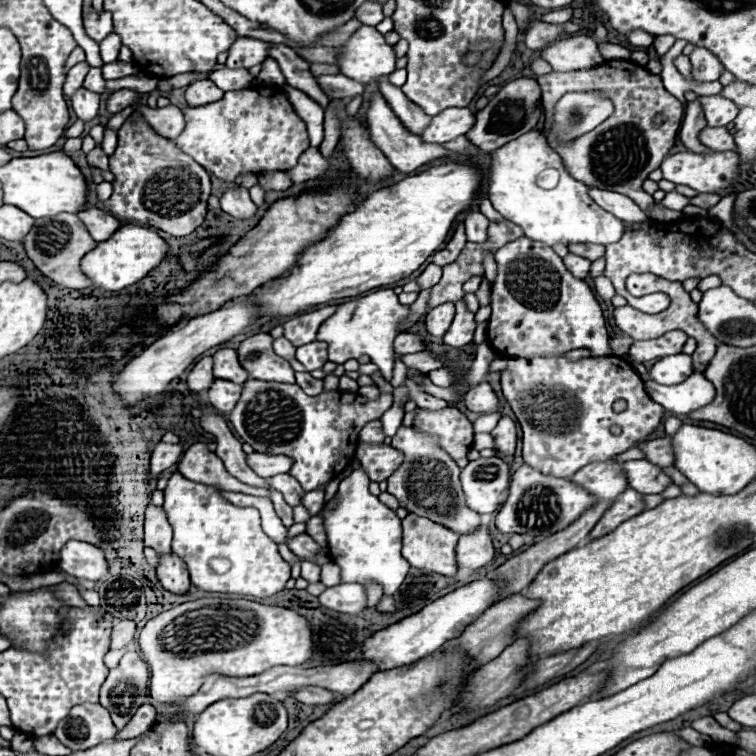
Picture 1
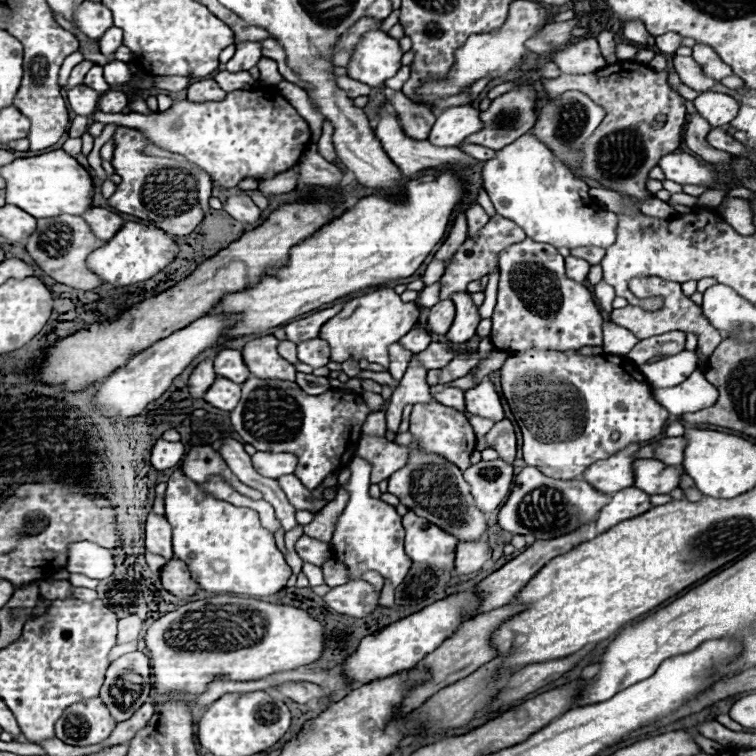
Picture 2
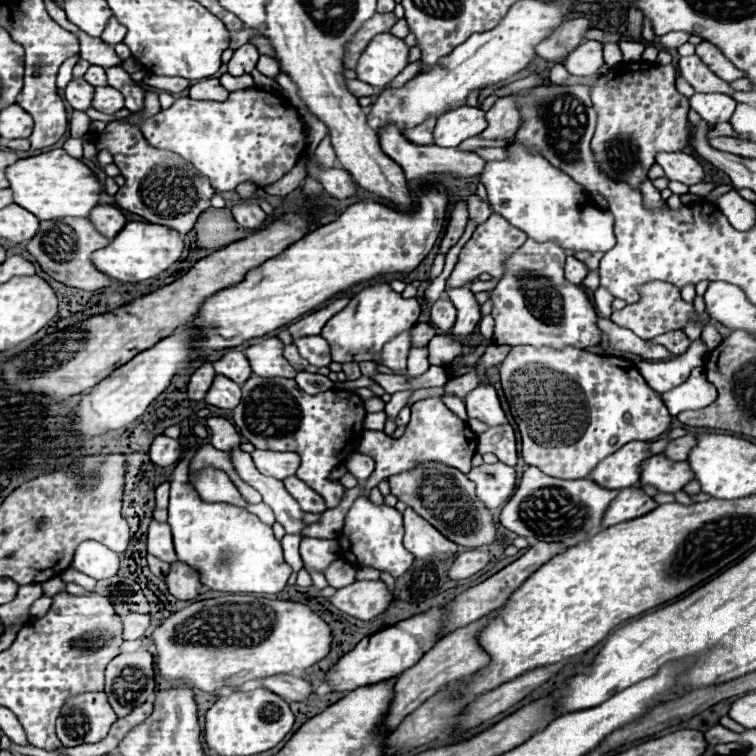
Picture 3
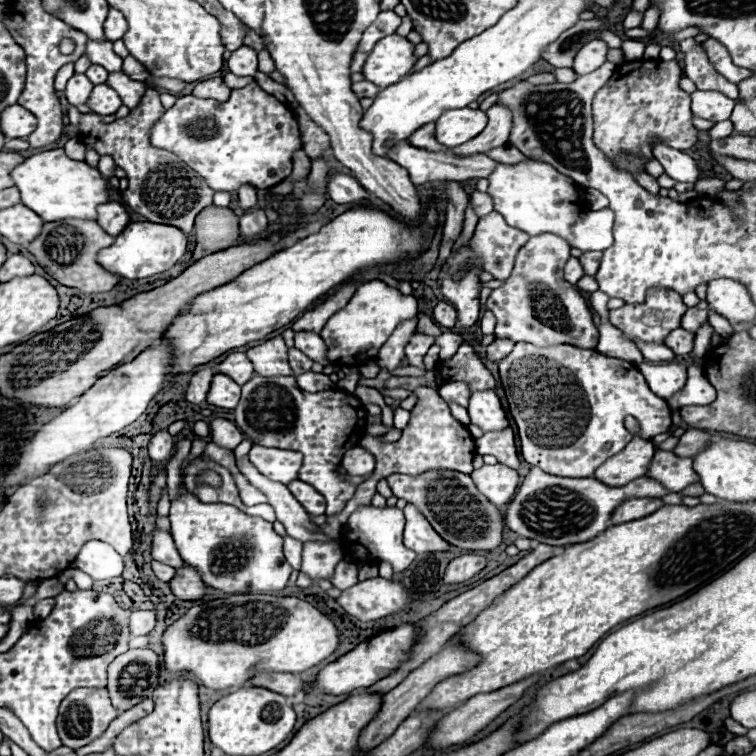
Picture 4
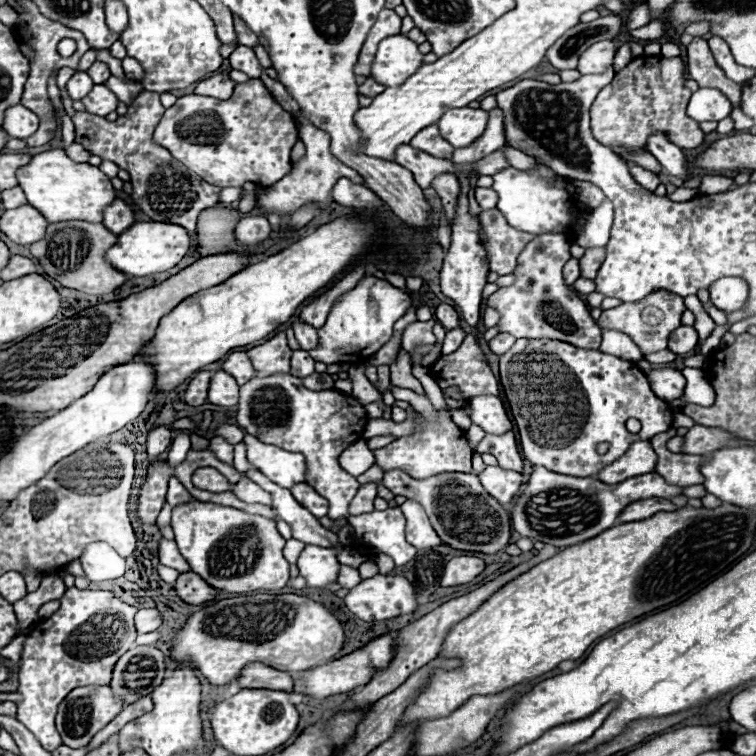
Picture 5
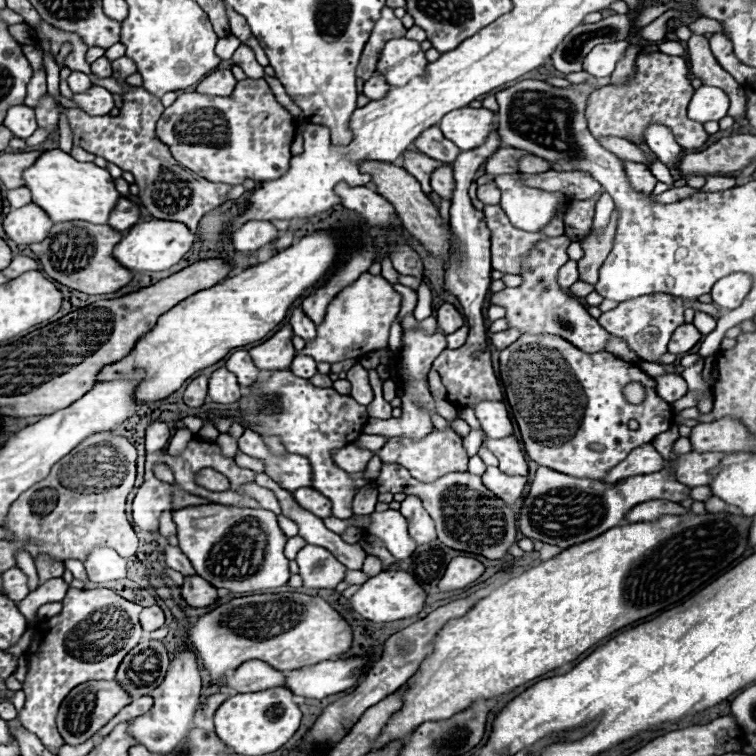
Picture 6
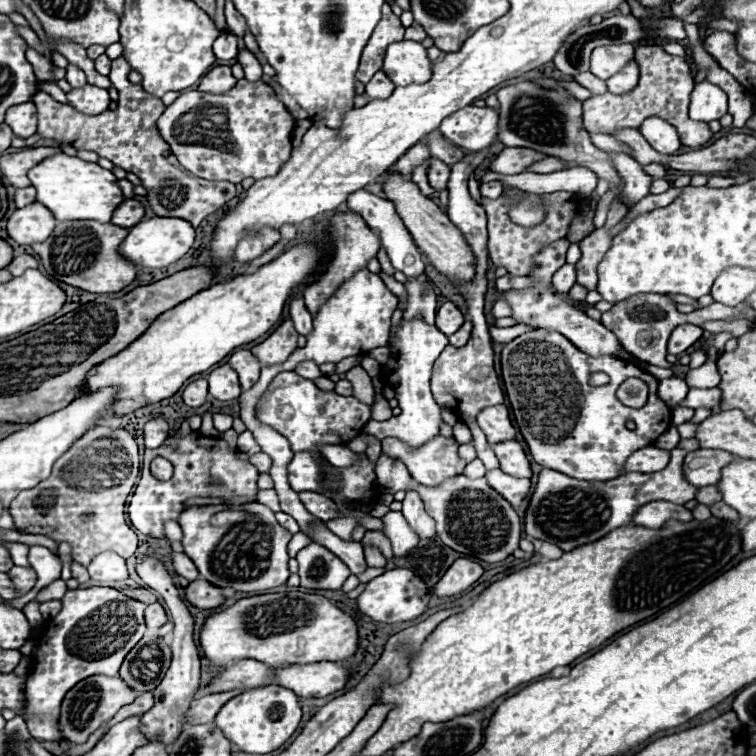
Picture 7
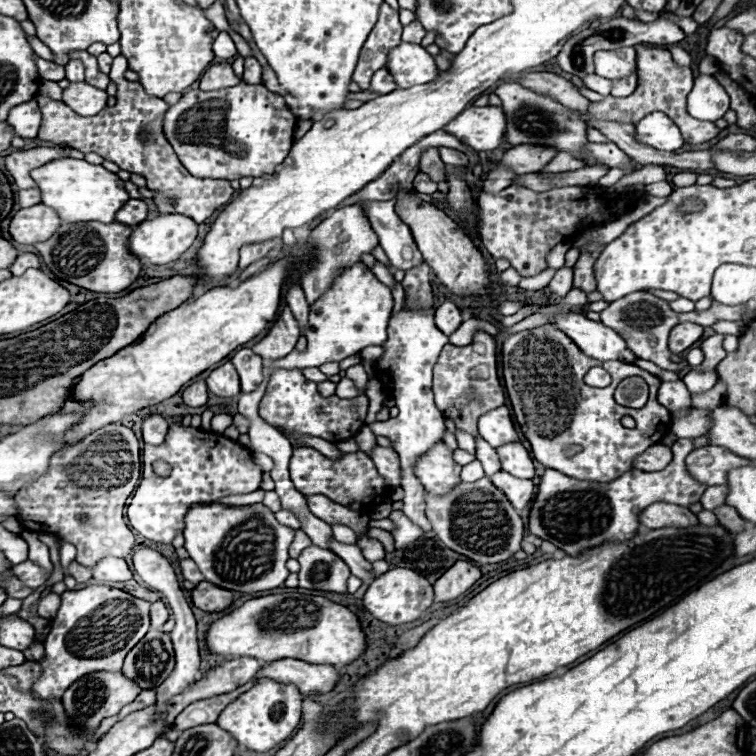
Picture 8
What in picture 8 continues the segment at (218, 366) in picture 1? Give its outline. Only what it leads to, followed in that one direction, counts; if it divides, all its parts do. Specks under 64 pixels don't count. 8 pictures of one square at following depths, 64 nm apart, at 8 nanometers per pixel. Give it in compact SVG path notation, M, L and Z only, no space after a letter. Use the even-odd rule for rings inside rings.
M242 348L234 354L232 364L236 366L238 374L240 374L240 382L242 382L242 392L252 392L262 380L262 358L258 354L254 354L250 348Z

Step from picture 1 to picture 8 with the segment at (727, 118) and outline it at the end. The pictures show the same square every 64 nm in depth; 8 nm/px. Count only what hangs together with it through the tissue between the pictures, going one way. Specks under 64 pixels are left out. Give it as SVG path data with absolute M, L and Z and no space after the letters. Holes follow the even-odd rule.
M698 76L688 94L688 112L696 120L718 120L728 112L728 94L712 76Z

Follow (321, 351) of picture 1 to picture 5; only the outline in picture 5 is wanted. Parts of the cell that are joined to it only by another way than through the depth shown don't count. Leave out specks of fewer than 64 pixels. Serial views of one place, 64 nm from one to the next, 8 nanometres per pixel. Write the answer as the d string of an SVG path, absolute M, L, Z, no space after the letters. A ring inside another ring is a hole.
M294 320L292 328L294 328L296 340L298 340L298 344L300 344L302 350L310 352L310 350L318 348L318 334L316 334L316 328L312 328L312 326L308 326L308 324L302 324L300 320Z

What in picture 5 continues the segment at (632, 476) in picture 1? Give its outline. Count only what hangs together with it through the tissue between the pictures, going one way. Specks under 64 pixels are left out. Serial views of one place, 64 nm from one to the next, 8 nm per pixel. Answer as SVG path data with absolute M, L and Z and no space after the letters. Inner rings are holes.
M672 426L668 432L657 434L650 440L654 450L656 450L656 456L658 456L654 472L660 474L668 484L674 484L674 486L680 486L680 488L702 484L704 476L700 474L700 464L704 462L704 458L670 452L666 443L674 435L677 435L677 429Z

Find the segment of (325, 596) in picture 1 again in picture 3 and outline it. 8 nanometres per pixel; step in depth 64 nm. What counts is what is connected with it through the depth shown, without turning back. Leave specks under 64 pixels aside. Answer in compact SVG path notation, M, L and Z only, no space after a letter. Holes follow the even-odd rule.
M356 580L350 586L338 588L336 594L328 600L334 608L346 612L348 616L354 616L358 620L372 620L390 606L392 596L388 594L386 584L380 580Z

